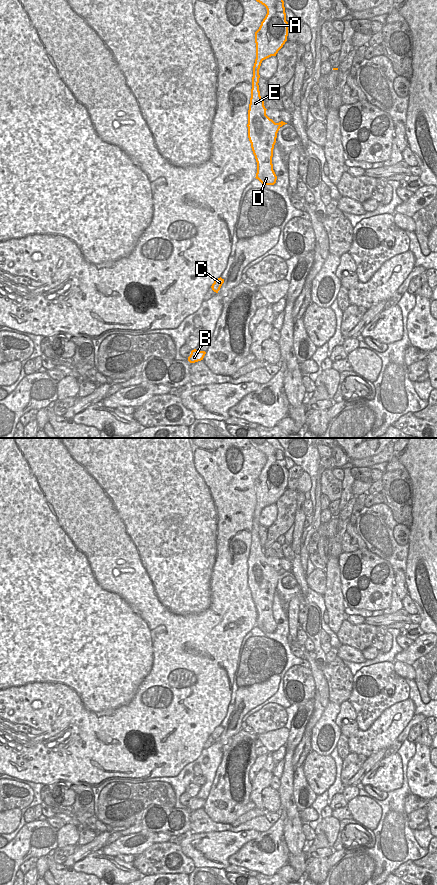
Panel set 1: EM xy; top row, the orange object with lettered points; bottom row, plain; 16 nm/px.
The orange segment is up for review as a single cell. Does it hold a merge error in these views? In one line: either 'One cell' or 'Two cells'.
One cell.

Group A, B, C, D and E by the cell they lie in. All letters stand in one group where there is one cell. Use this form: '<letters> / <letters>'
A B C D E

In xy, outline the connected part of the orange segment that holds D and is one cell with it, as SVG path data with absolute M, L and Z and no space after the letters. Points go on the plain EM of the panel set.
M248 438L251 445L264 453L267 462L255 480L256 507L253 514L251 546L248 558L248 586L257 610L256 627L263 633L274 633L277 624L272 605L279 577L287 572L275 571L266 563L259 539L259 517L263 508L276 504L287 489L288 470L284 449L277 438Z

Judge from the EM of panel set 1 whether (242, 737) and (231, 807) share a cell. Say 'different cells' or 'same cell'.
same cell

